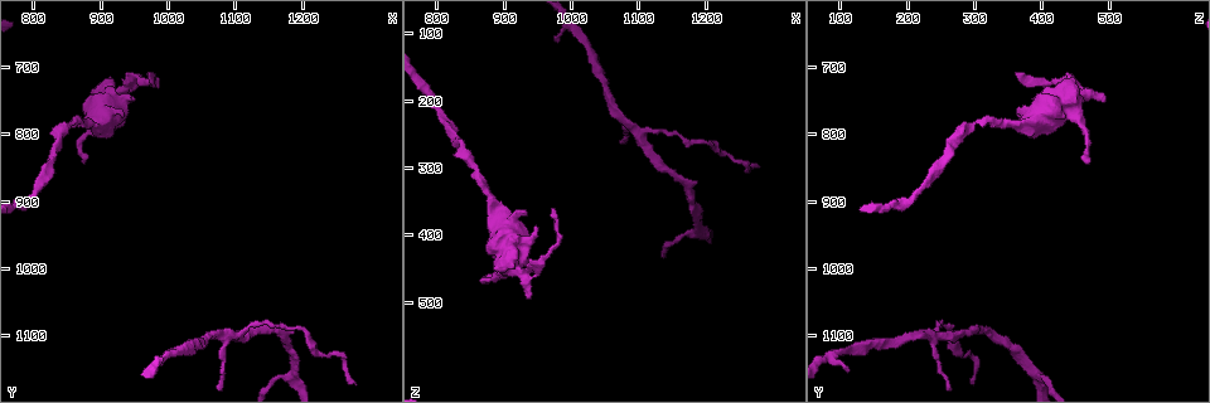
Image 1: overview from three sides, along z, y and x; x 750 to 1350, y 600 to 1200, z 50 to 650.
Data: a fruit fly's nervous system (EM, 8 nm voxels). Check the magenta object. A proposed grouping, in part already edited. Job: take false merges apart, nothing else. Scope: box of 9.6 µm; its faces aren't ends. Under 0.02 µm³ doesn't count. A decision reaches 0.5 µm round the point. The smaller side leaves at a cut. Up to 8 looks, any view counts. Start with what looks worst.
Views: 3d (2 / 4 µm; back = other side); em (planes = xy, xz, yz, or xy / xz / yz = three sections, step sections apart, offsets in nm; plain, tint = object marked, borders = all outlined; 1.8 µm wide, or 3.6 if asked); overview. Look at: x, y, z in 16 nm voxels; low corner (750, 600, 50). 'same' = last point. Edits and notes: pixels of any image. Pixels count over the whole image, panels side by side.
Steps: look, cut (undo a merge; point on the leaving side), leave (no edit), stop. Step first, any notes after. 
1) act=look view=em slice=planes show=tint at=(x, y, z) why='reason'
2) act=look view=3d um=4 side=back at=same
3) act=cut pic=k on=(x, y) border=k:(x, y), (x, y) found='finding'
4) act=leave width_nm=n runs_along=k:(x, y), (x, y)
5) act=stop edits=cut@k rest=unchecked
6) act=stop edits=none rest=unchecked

act=look view=em um=3.6 slice=planes show=tint at=(935, 735, 450)

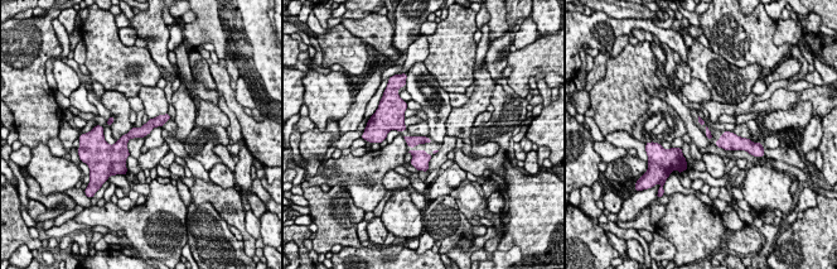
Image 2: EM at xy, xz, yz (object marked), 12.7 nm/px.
act=leave width_nm=90 found='continuous, no second neuron'

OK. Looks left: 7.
act=look view=em slice=planes show=tint at=(1185, 1155, 400) why='arms part here'

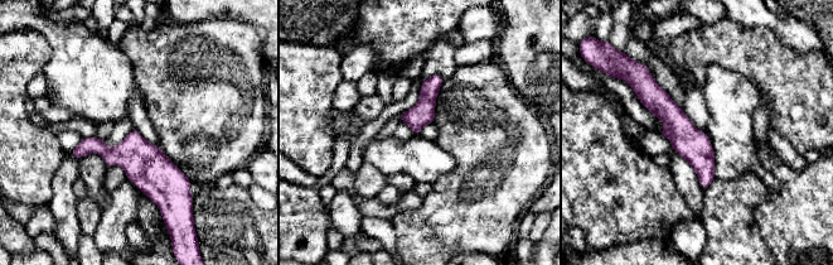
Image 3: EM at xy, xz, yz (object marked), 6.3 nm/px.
act=leave runs_along=3:(644, 83), (698, 152), (705, 184) found='one neuron here'

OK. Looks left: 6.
act=look view=3d um=2 at=(1100, 1105, 250) why='arms part here'

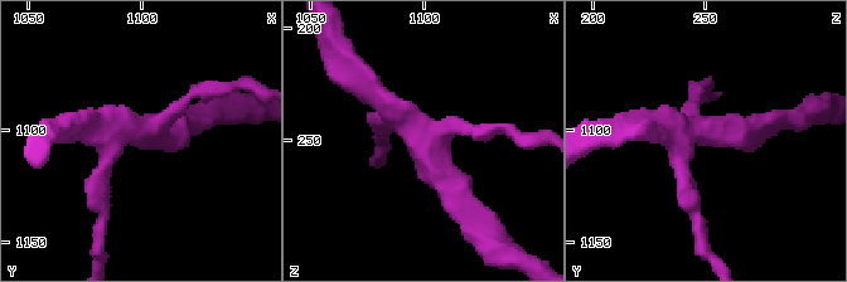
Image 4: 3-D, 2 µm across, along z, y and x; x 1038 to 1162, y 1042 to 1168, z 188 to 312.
act=look view=em um=3.6 slice=planes show=tint at=(1099, 1102, 250) why='now the EM'

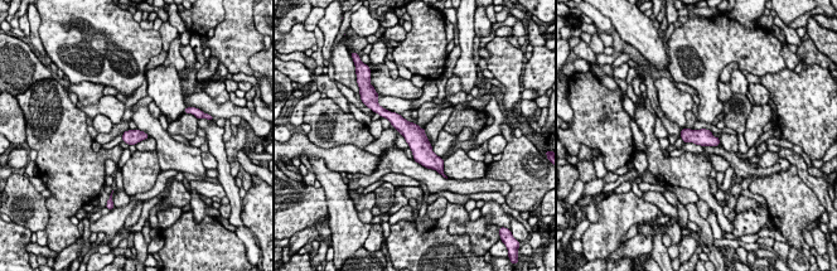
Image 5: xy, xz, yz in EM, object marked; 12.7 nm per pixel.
act=leave runs_along=5:(388, 115), (438, 167) found='continuous, no second neuron'

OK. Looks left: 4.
act=stop edits=none rest=unchecked

